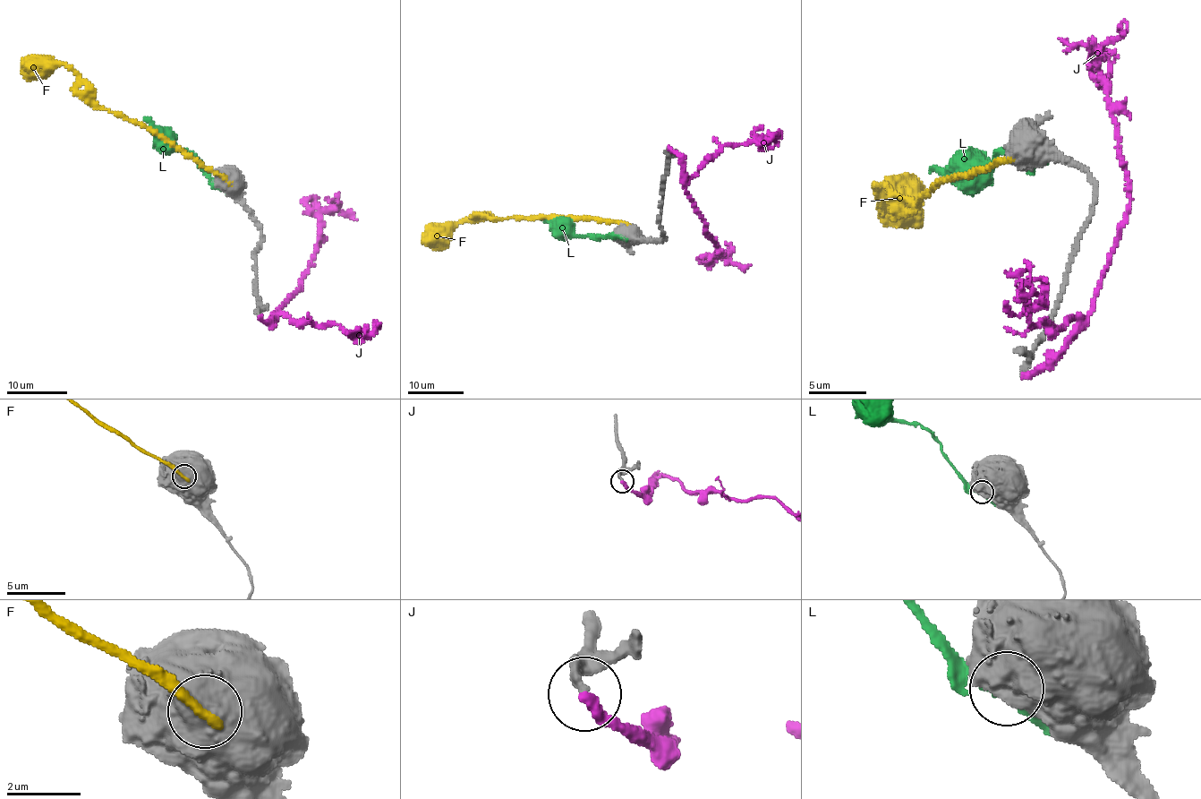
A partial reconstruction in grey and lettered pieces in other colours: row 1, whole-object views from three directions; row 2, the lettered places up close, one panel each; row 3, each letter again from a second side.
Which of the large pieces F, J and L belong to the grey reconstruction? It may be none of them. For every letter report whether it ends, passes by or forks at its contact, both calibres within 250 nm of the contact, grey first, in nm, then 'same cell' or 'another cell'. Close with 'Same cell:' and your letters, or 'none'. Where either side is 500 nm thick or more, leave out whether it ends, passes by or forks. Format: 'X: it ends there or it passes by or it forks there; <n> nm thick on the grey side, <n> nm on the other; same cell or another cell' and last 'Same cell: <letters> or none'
F: 850 nm thick on the grey side, 300 nm on the other; another cell
J: it ends there; 240 nm thick on the grey side, 340 nm on the other; another cell
L: 800 nm thick on the grey side, 280 nm on the other; another cell
Same cell: none

